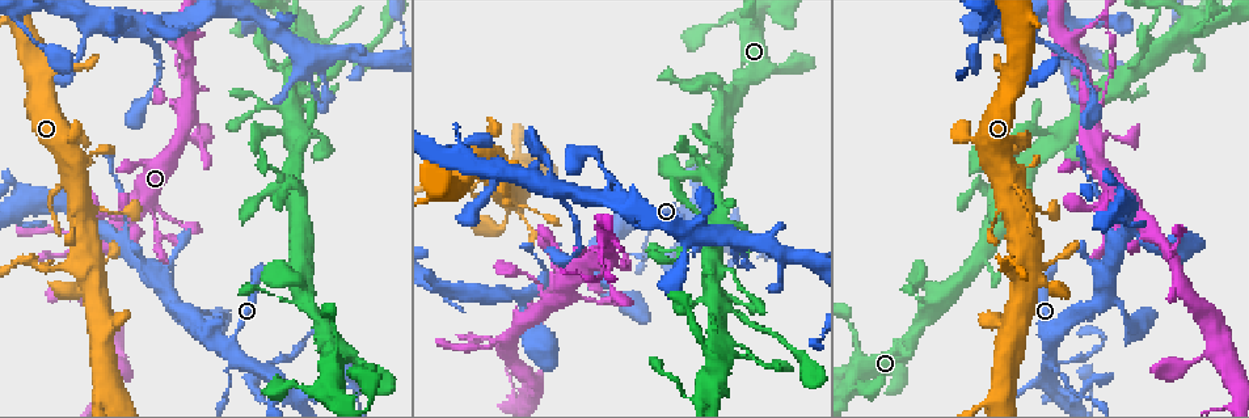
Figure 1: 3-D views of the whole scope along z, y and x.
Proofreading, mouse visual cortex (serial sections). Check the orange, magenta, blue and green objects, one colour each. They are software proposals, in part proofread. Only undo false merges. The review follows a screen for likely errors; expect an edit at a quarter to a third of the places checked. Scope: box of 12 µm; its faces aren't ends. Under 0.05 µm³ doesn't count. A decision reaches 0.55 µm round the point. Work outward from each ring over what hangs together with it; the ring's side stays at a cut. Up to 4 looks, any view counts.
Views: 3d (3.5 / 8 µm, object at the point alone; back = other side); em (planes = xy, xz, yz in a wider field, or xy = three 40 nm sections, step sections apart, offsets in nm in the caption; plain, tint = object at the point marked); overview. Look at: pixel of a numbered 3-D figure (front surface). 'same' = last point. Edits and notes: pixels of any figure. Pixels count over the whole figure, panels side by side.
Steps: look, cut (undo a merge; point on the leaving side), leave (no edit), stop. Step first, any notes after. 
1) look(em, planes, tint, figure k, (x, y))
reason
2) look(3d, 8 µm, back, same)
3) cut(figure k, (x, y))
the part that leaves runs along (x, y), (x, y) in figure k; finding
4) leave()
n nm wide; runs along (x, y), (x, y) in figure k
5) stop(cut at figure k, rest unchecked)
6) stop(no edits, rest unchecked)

look(3d, 3.5 µm, figure 1, (192, 112))
thick turns thin

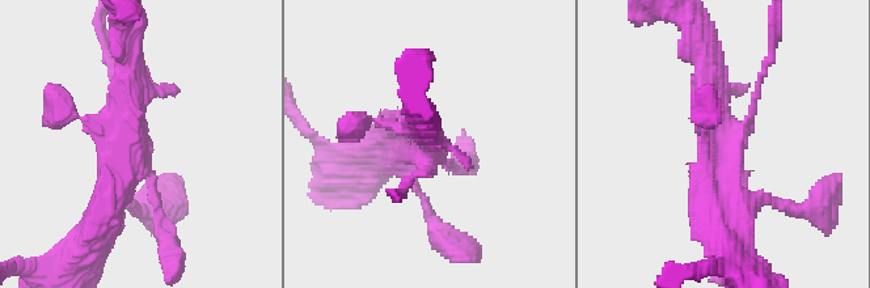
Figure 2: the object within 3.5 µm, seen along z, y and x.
look(em, xy, step 1, tint, figure 2, (721, 149))

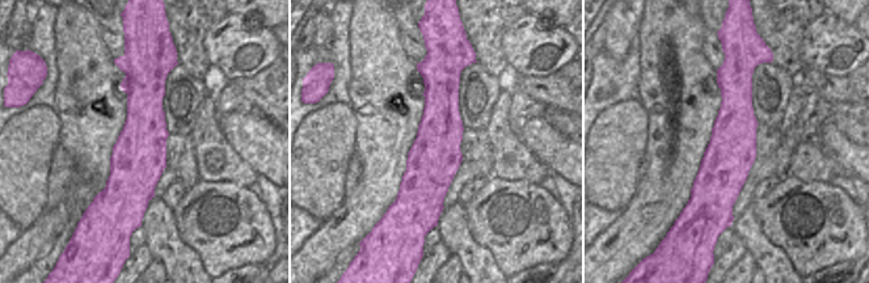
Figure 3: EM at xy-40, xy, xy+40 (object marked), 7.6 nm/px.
cut(figure 2, (109, 62))
the part that leaves runs along (750, 115), (773, 34) in figure 2; a second cell is stuck on

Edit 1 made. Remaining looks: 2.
look(3d, 3.5 µm, back, figure 1, (55, 269))
thin neck

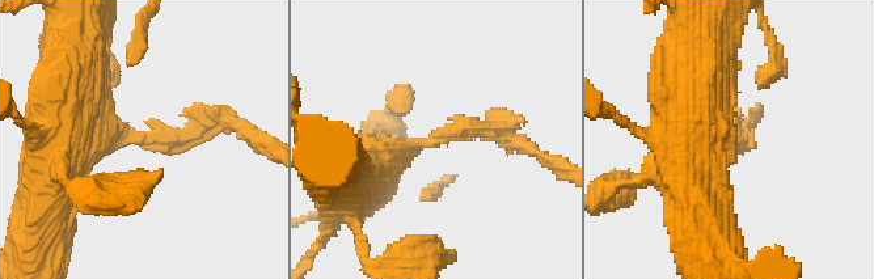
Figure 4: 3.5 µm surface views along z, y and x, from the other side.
look(em, xy, step 3, tint, figure 4, (739, 136))
arms of 150, 450 nm

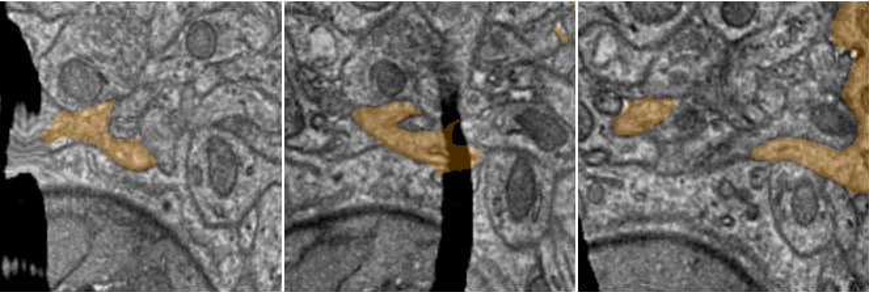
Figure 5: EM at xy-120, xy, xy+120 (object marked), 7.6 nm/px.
cut(figure 4, (471, 130))
the part that leaves runs along (430, 142), (486, 126), (535, 152) in figure 4; two cells meet here

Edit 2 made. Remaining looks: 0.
stop(cut at figure 2, cut at figure 4, rest unchecked)

